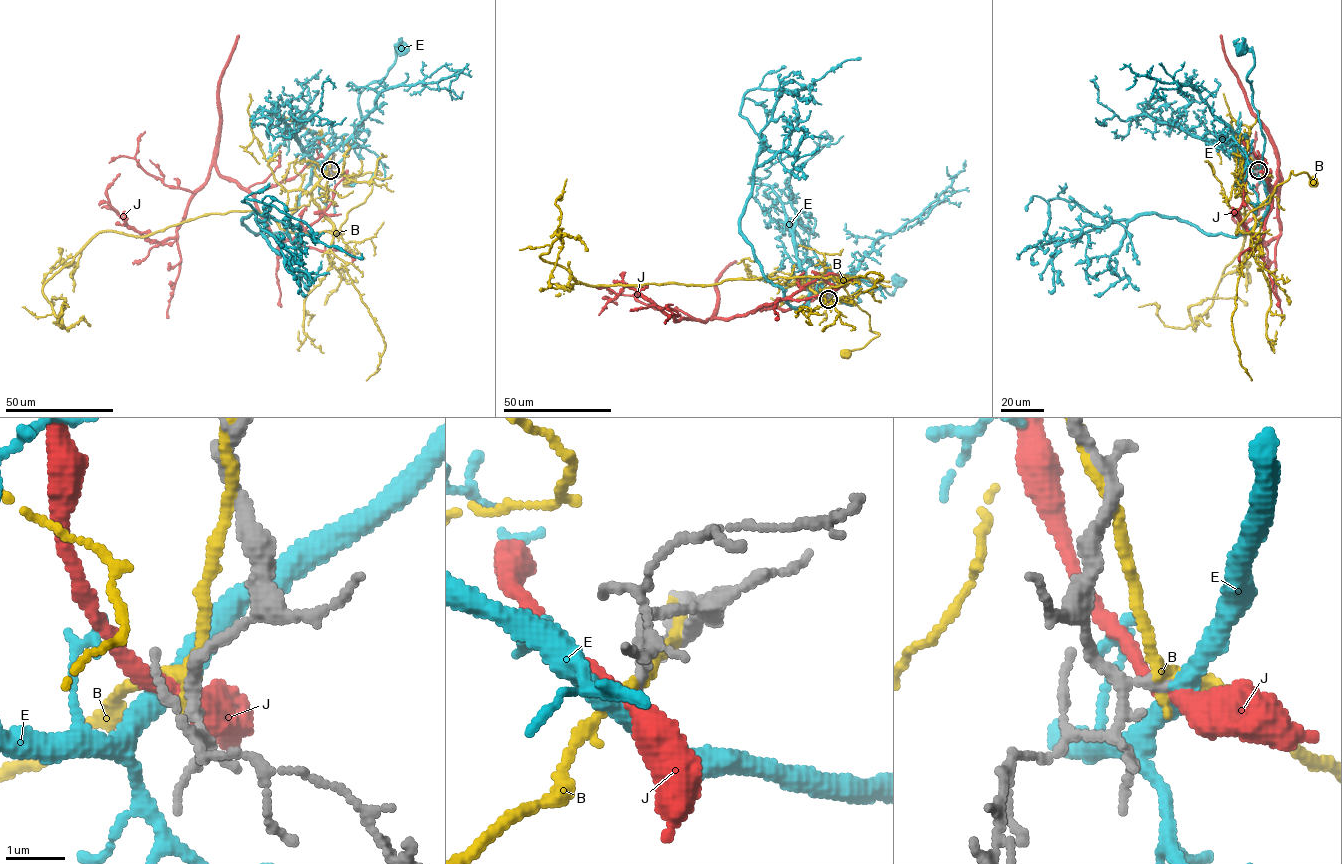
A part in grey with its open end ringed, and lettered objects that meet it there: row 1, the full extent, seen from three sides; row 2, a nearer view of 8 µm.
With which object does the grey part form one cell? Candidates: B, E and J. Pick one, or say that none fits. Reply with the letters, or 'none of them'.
E

